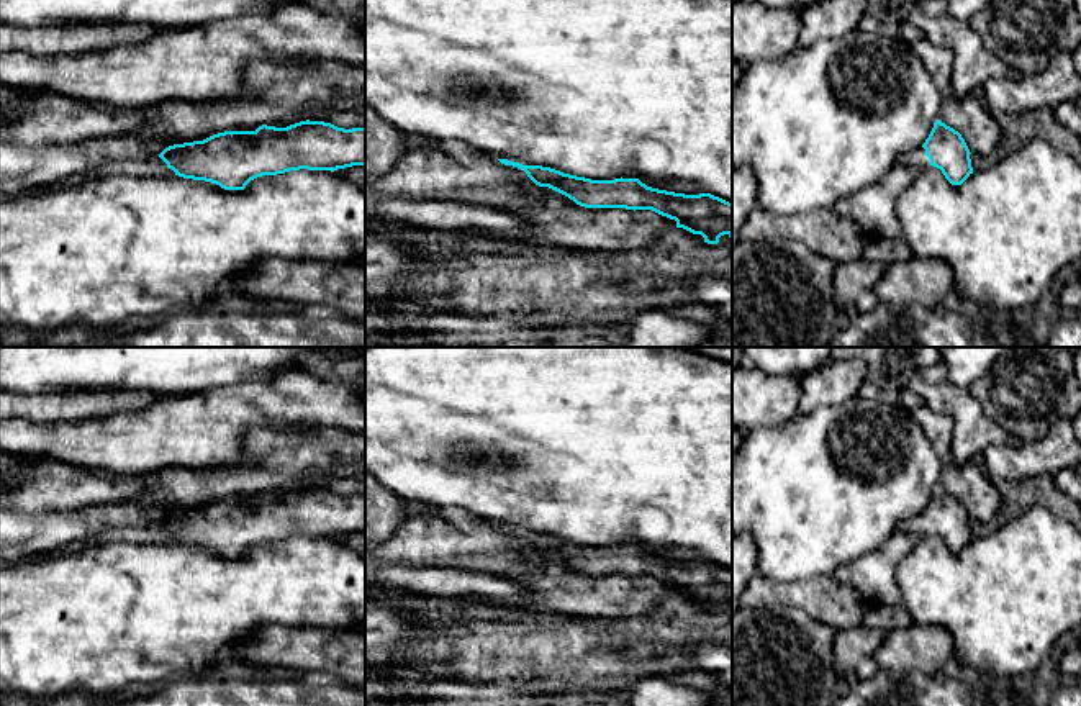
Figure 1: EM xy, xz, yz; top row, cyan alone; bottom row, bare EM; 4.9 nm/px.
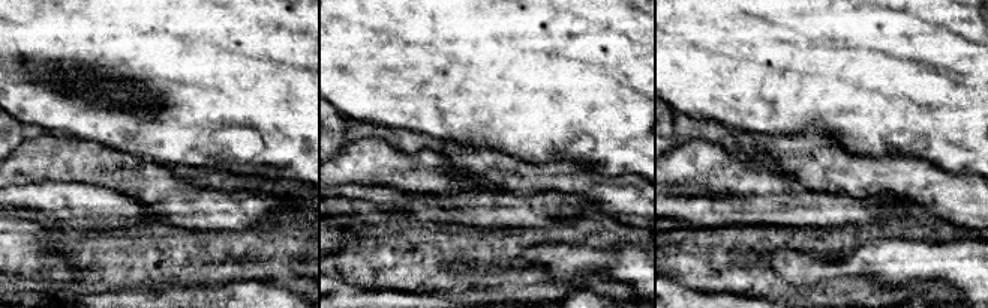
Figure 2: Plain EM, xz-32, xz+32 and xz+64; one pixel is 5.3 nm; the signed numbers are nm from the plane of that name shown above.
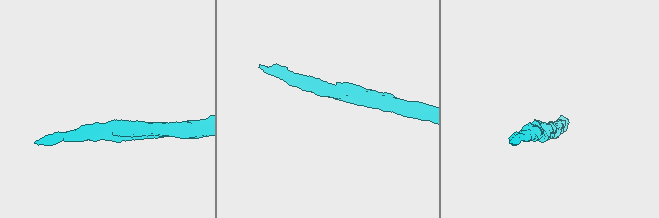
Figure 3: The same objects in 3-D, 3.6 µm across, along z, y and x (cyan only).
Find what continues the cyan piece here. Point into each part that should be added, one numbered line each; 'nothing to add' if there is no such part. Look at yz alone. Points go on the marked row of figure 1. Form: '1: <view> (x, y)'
1: yz (916, 158)

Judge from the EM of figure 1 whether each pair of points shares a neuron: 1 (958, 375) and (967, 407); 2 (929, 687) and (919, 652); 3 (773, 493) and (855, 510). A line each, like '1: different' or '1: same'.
1: different
2: different
3: same

